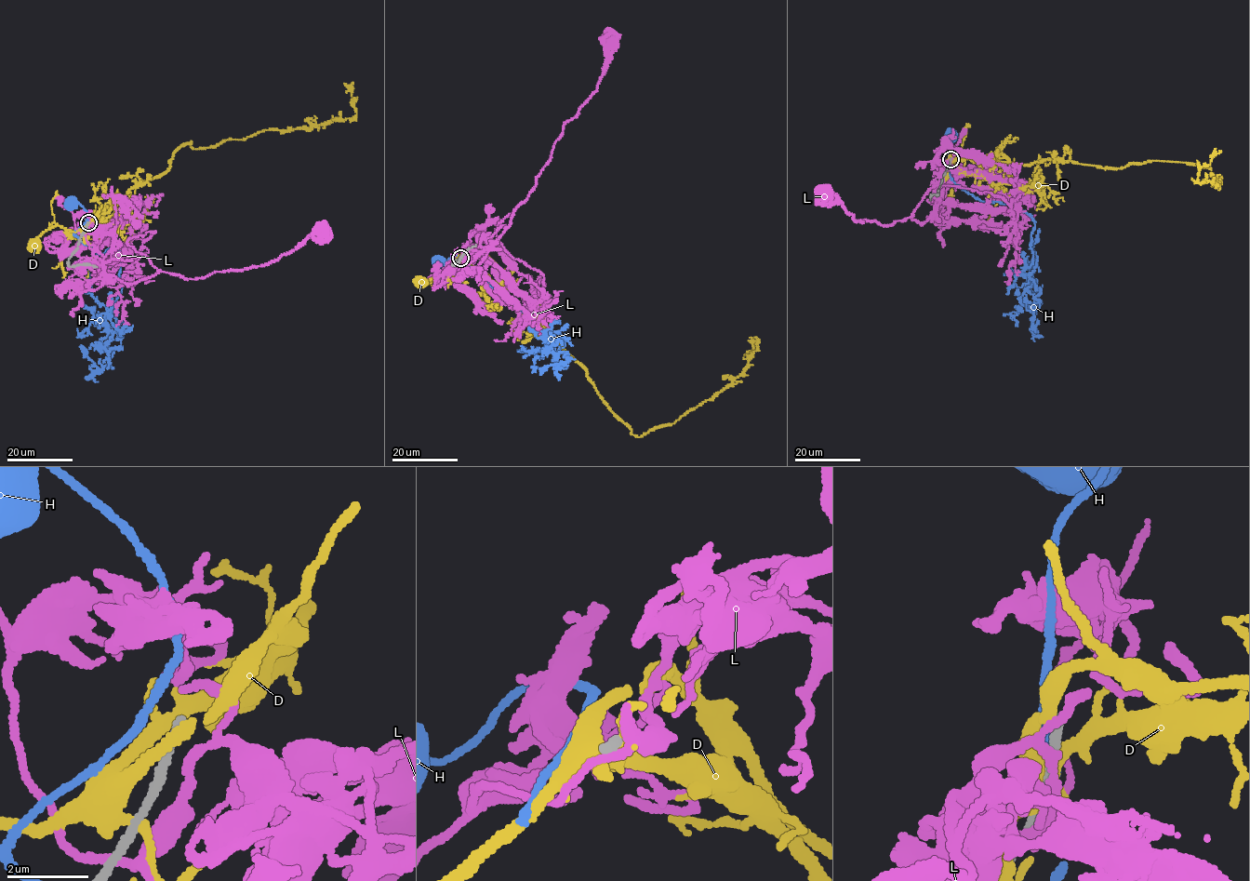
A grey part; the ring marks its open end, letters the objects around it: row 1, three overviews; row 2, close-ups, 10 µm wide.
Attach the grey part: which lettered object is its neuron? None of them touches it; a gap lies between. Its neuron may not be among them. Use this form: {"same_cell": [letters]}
{"same_cell": []}

